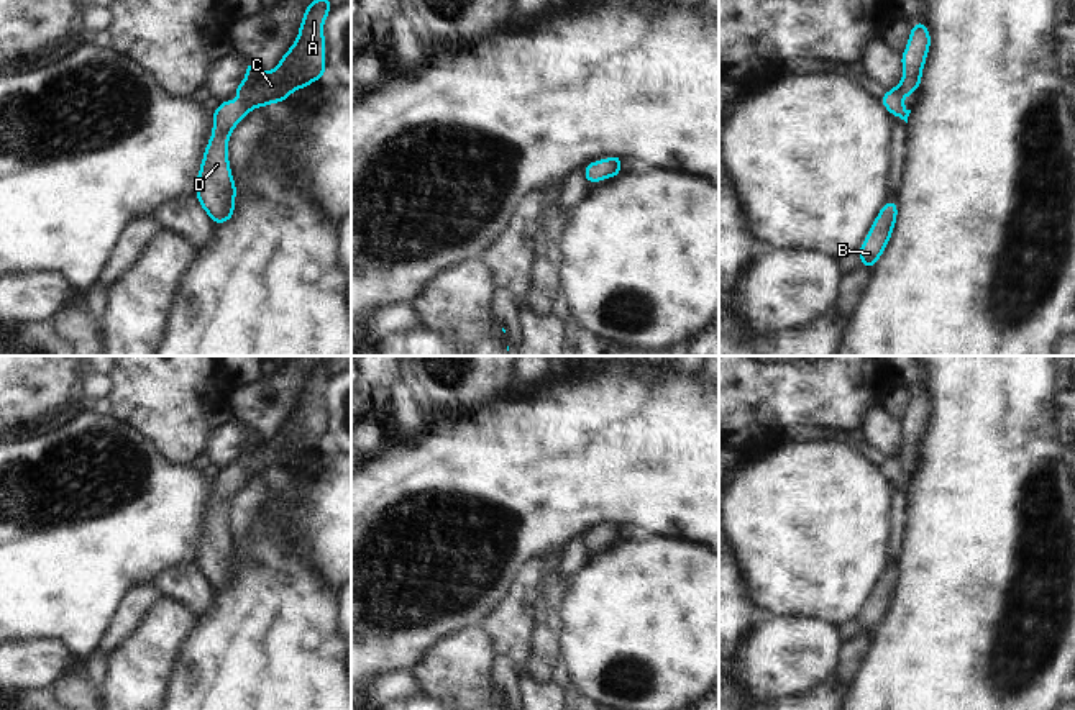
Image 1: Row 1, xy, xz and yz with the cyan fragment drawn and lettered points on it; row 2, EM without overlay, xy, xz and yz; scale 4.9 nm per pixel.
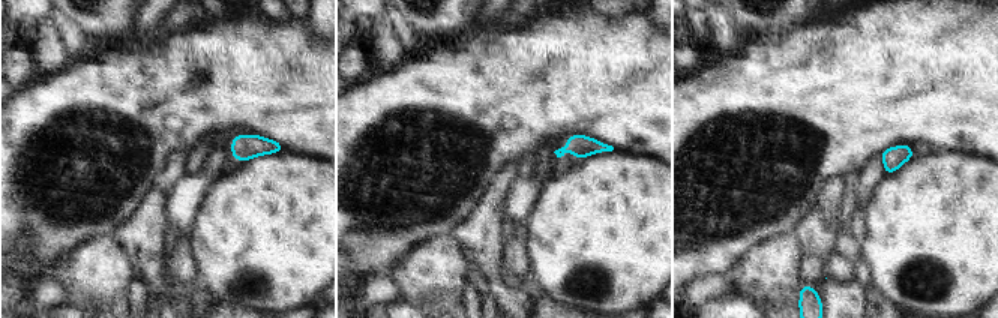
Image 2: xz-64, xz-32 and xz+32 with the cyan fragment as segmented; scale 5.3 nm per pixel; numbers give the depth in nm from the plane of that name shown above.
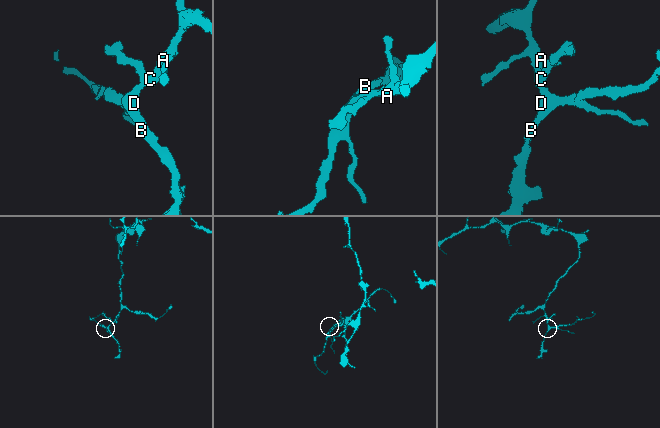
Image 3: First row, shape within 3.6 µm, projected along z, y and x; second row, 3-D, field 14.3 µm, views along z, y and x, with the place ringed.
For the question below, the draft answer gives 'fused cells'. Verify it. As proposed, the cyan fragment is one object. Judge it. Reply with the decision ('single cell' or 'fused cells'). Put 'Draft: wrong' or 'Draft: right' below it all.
single cell
Draft: wrong

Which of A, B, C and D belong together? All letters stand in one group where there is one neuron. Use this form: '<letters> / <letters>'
A B C D

